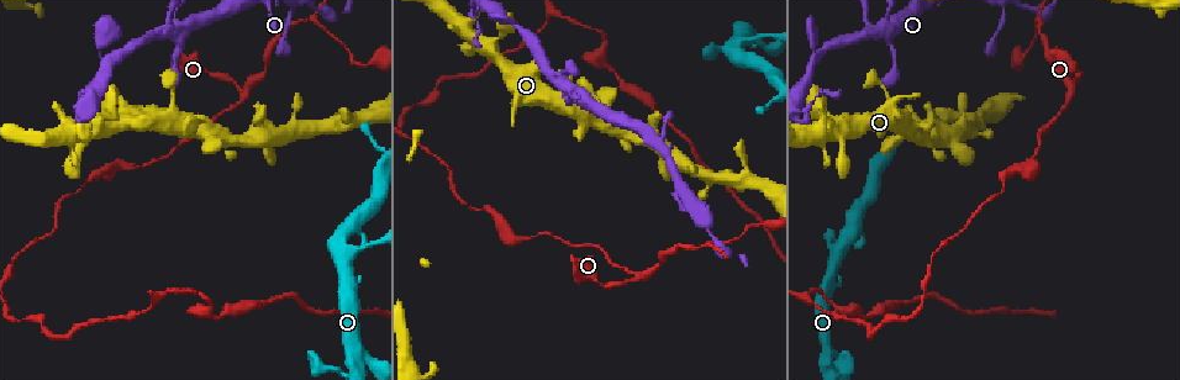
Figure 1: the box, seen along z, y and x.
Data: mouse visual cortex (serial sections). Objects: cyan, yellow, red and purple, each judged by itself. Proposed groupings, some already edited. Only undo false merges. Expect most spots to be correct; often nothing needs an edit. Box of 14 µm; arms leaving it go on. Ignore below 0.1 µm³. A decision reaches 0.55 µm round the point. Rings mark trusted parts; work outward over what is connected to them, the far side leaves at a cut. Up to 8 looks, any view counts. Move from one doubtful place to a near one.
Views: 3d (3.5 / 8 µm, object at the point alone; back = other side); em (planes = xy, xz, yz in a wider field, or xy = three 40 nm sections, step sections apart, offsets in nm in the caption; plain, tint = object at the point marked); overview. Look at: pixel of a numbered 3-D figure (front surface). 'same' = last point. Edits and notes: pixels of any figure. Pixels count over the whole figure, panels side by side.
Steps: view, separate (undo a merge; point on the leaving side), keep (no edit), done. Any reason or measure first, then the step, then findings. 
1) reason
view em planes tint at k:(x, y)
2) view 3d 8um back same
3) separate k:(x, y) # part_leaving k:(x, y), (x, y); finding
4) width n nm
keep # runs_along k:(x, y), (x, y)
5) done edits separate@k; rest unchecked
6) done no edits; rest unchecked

abrupt turn
view 3d 8um at 1:(637, 280)

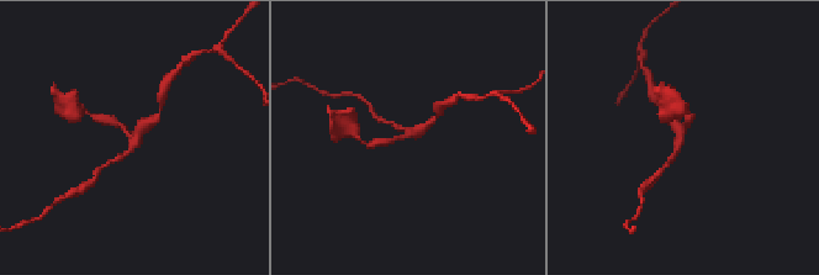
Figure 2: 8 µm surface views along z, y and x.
view 3d 3.5um at 2:(133, 138)

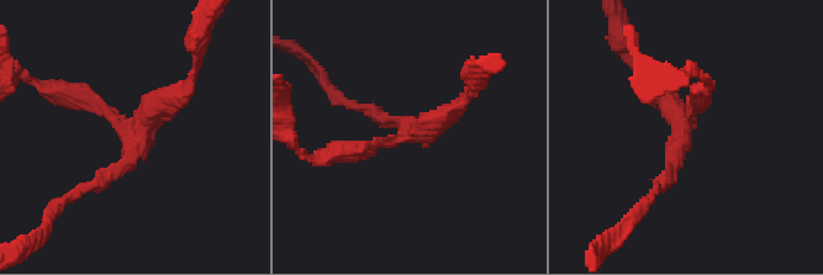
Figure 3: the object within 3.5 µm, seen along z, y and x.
keep # runs_along 3:(701, 94), (657, 189); one cell here

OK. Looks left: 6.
arms part here
view 3d 3.5um at 1:(313, 20)

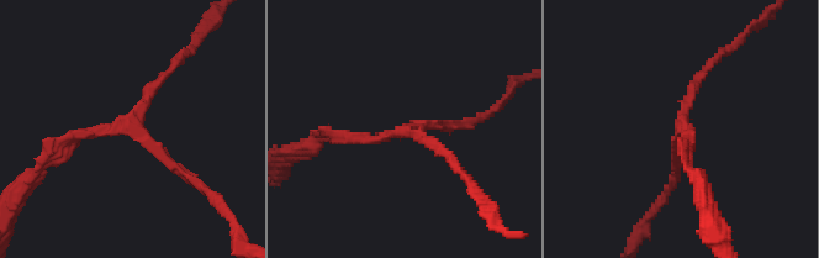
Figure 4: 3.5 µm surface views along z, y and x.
arms 3; arm_widths 150, 150, 150 nm; now the EM
view em xy step 3 tint at 4:(408, 132)

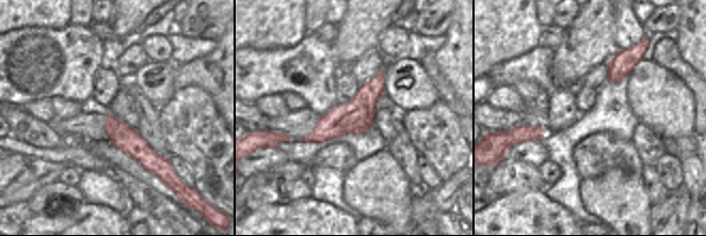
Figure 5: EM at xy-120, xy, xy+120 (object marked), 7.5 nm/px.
keep # runs_along 4:(58, 152), (80, 132), (130, 125), (195, 182); one cell here

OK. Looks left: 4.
a narrow waist
view 3d 3.5um at 1:(552, 11)

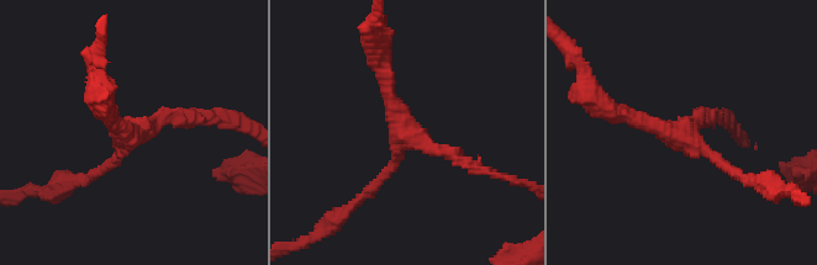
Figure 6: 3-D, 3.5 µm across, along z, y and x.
now the EM
view em xy step 1 tint at 6:(403, 135)

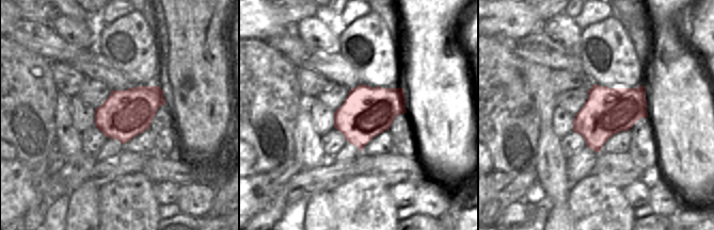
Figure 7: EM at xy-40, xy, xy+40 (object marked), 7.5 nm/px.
keep # runs_along 6:(90, 176), (154, 120), (196, 116); continuous, no second cell

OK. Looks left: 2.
done no edits; rest unchecked

